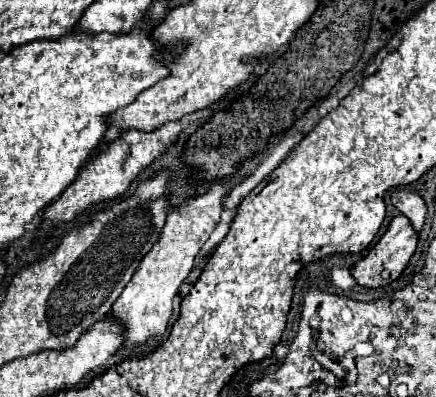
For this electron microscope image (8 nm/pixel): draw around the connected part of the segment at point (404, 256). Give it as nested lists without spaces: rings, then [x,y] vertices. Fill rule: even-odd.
[[[399,213],[393,217],[393,221],[389,223],[383,237],[375,243],[375,247],[371,247],[371,251],[351,267],[351,275],[363,287],[385,287],[401,275],[401,271],[409,263],[411,255],[415,253],[415,247],[417,247],[417,231],[413,229],[411,221]]]

